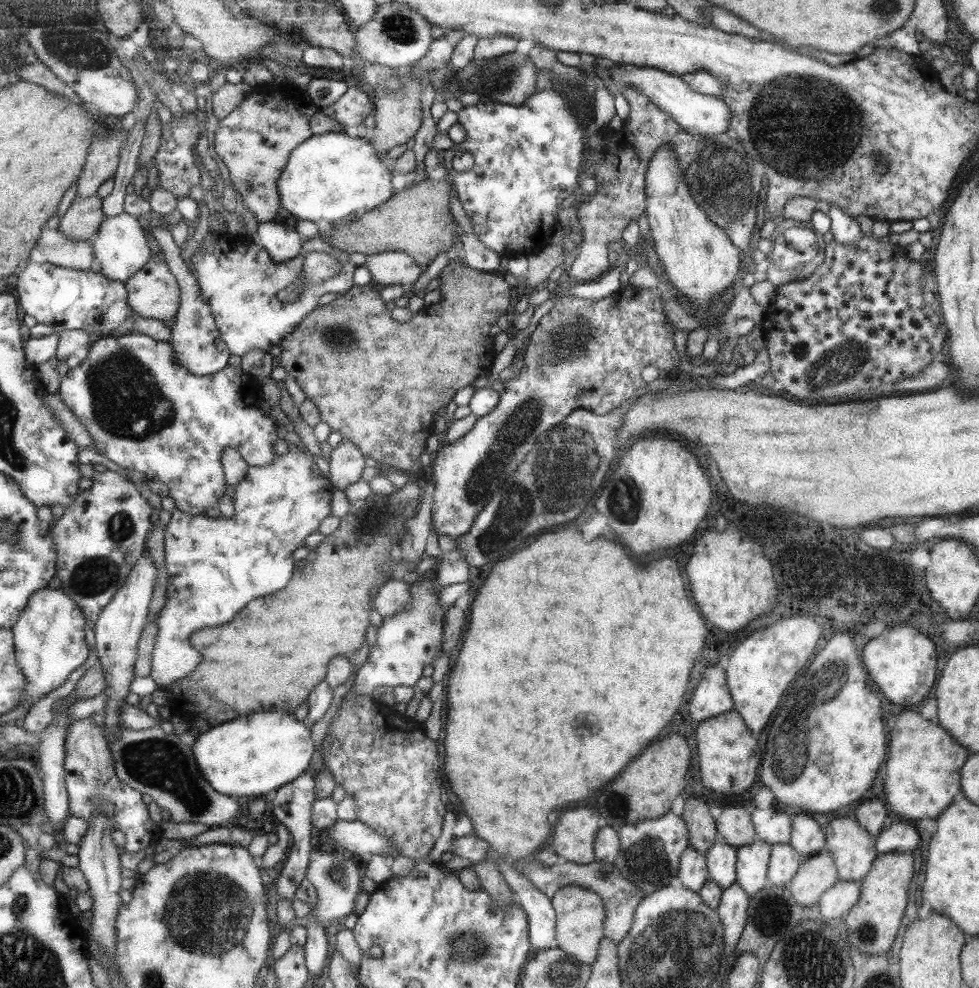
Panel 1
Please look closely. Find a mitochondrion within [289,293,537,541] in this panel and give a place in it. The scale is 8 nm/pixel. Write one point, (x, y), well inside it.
(341, 337)

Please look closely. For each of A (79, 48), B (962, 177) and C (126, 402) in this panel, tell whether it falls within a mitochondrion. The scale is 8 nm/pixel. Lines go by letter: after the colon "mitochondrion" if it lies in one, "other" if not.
A: mitochondrion
B: other
C: mitochondrion

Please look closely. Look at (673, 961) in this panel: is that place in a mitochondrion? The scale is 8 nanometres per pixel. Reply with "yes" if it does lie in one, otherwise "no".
yes

